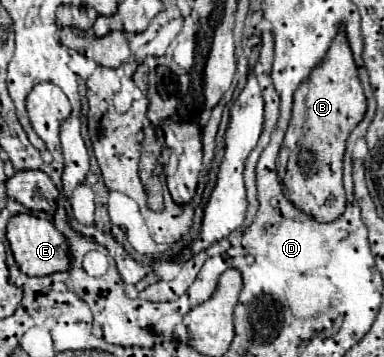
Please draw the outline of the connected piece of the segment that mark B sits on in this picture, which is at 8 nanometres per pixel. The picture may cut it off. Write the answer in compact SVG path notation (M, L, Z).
M344 32L332 40L326 58L310 72L294 92L292 118L282 146L290 150L286 176L282 178L284 196L302 212L318 222L336 220L346 208L342 164L346 140L366 114L366 96L352 58L352 48Z

